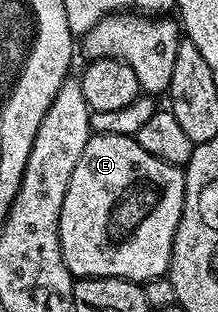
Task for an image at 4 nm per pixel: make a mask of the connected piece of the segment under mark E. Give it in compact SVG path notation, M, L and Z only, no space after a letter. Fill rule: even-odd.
M91 134L88 145L84 145L84 153L80 153L80 161L76 161L76 169L72 169L72 177L68 181L68 193L64 193L64 205L60 209L60 249L62 250L62 256L64 257L64 265L70 271L71 275L78 279L89 279L96 275L111 275L117 279L131 279L134 283L140 283L143 285L149 284L149 279L158 279L167 274L170 269L170 254L172 253L172 241L174 240L174 234L176 233L176 225L180 221L180 213L184 209L184 189L186 188L186 173L185 170L176 165L172 165L168 161L160 161L156 157L152 157L152 153L148 153L141 145L139 145L137 138L129 135L96 135Z

